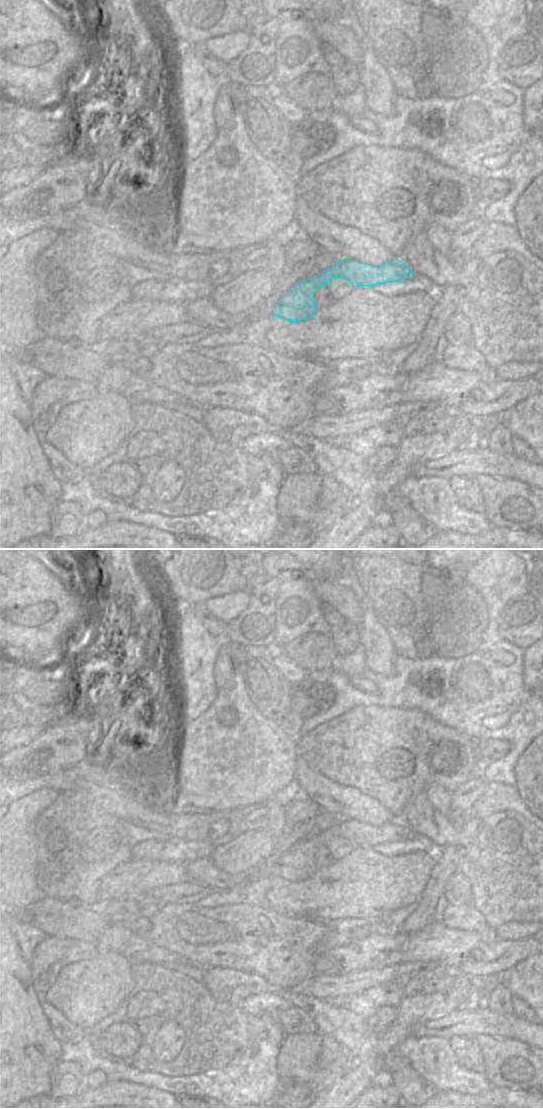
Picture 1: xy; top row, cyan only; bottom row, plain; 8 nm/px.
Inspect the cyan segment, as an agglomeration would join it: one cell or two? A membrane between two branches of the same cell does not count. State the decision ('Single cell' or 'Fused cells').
Single cell.

